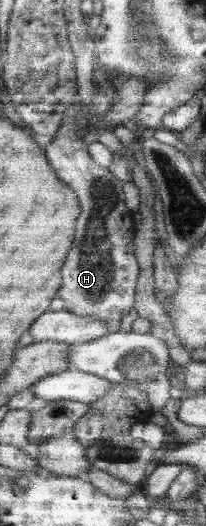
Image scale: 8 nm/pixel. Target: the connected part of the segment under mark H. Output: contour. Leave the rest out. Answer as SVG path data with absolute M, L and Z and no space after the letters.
M71 106L57 137L45 146L48 163L62 183L76 192L82 206L77 220L76 246L64 264L64 284L59 298L64 301L66 311L103 320L113 333L120 330L120 320L135 308L141 268L135 253L128 252L128 244L135 241L137 229L130 223L133 212L127 205L124 183L116 180L108 168L94 163L88 146L76 134L76 110Z

